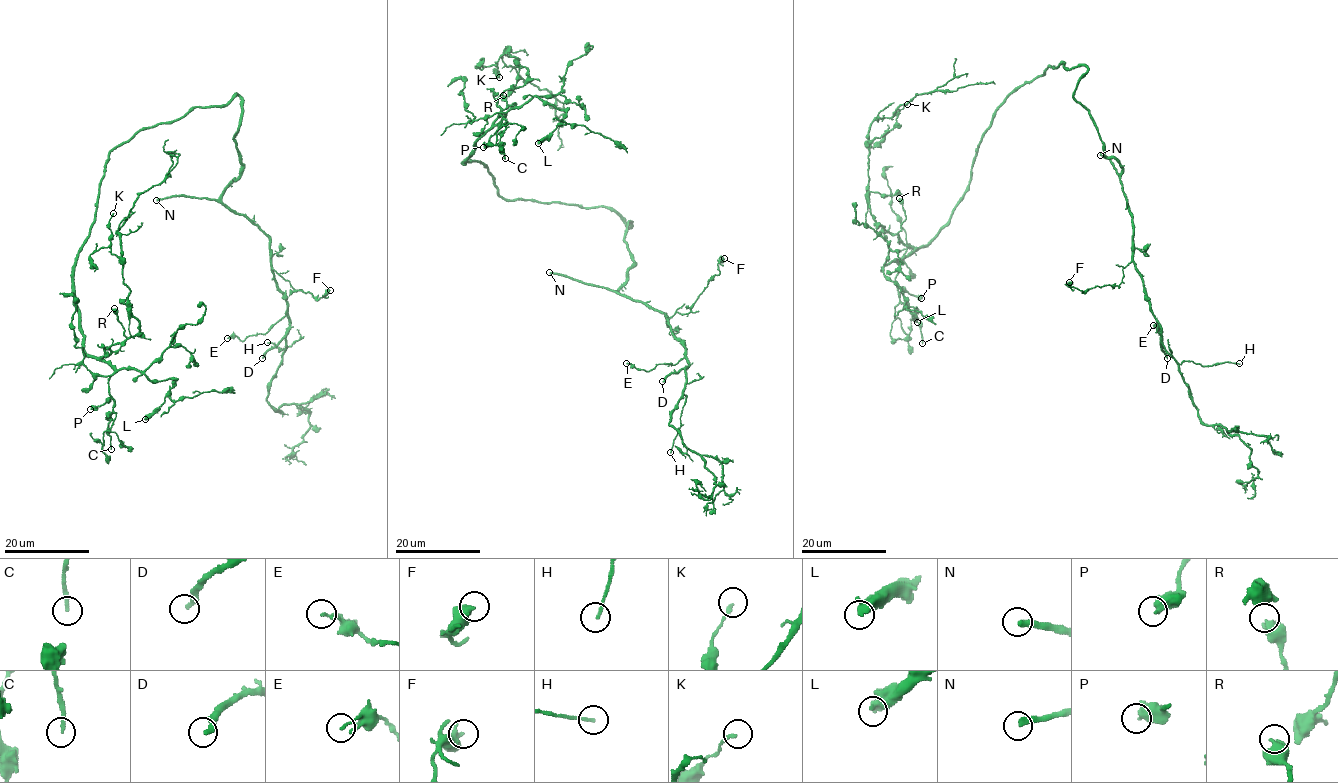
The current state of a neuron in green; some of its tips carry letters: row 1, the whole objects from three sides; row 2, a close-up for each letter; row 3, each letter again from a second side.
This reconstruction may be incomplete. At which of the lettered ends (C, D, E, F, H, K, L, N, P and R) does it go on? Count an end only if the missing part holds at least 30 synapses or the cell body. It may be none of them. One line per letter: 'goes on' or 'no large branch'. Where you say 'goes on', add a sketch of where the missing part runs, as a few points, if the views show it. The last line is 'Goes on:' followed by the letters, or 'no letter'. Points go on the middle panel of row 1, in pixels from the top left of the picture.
C: no large branch
D: goes on; missing branch runs (662, 381), (632, 425), (609, 427), (591, 440), (579, 517), (556, 537)
E: no large branch
F: no large branch
H: no large branch
K: no large branch
L: no large branch
N: goes on
P: no large branch
R: no large branch
Goes on: D, N

